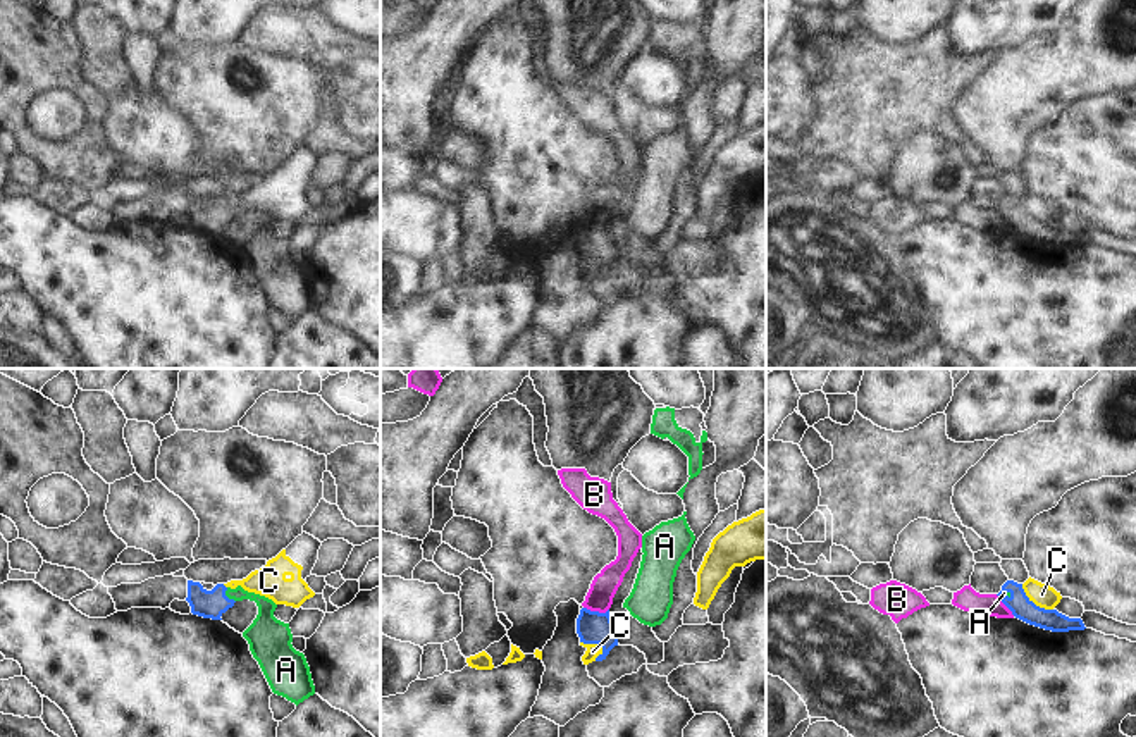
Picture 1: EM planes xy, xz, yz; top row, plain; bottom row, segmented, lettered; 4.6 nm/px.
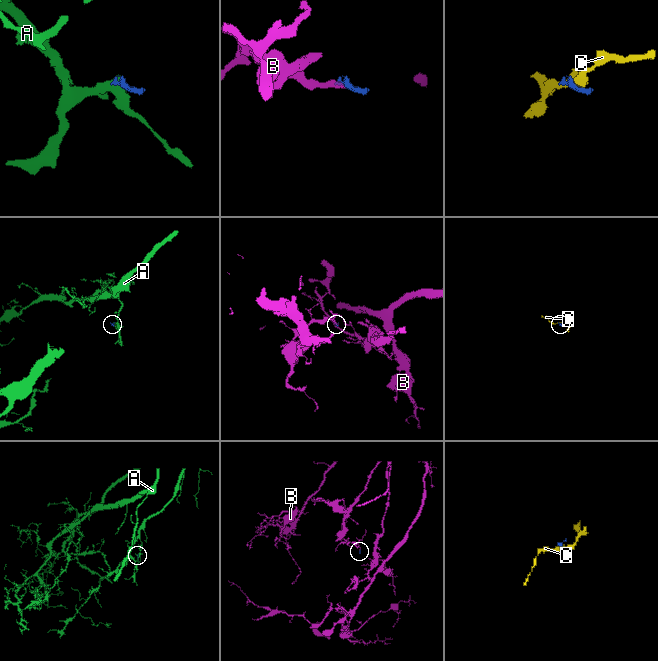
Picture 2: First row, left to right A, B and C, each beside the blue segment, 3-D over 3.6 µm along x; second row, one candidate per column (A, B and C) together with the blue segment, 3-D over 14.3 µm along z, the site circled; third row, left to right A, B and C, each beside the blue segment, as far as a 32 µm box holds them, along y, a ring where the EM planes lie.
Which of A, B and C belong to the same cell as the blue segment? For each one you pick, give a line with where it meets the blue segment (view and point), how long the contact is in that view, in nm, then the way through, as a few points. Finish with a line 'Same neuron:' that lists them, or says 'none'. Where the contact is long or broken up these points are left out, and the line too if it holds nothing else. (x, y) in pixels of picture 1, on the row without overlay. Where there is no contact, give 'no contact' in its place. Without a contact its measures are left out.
A: meets blue in xy at (226, 210); contact 80 nm long; runs through xy (203, 217), (214, 217), (226, 210), (253, 210), (265, 247)
Same neuron: A

